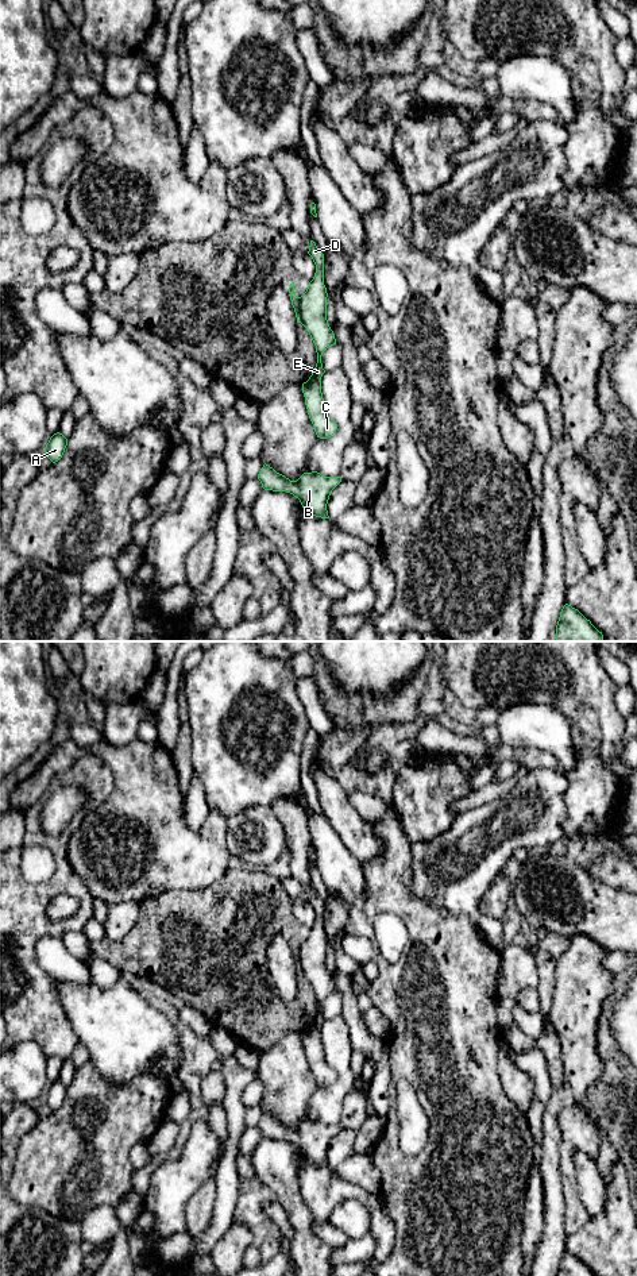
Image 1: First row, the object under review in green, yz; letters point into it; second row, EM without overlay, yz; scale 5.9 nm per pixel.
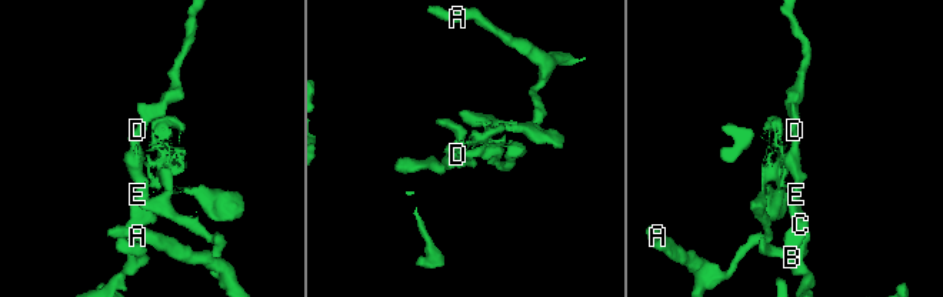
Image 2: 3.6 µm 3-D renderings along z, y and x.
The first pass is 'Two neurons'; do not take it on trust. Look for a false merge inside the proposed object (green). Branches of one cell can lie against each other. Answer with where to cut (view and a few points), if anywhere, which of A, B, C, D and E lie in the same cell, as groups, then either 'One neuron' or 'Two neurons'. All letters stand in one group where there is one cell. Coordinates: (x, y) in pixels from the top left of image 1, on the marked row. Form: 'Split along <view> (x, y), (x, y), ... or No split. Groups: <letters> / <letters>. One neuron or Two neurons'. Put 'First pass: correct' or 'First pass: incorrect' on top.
First pass: correct
Split along yz (298, 297), (298, 316), (302, 323). Groups: A / B C D E. Two neurons

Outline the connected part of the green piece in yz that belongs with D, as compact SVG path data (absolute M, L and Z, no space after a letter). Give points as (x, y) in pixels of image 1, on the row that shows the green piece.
M310 240L308 254L316 265L316 273L306 292L300 297L298 316L316 346L317 363L309 379L302 383L302 393L317 437L328 439L336 432L337 424L328 416L324 405L321 377L325 370L321 355L328 347L336 344L336 339L327 320L328 293L324 285L324 254L313 240Z

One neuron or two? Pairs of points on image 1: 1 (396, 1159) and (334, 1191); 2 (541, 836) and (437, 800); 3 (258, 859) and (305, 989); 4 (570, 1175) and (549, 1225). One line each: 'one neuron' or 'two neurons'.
1: two neurons
2: two neurons
3: two neurons
4: two neurons

